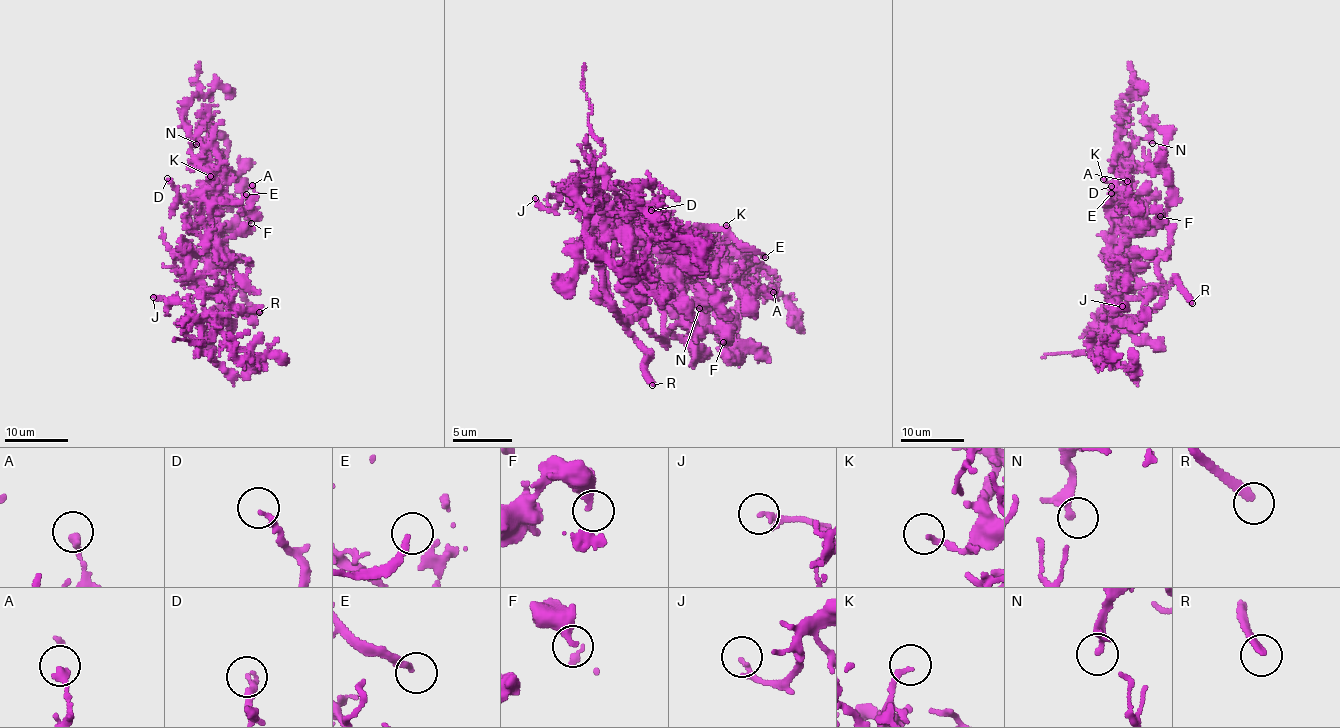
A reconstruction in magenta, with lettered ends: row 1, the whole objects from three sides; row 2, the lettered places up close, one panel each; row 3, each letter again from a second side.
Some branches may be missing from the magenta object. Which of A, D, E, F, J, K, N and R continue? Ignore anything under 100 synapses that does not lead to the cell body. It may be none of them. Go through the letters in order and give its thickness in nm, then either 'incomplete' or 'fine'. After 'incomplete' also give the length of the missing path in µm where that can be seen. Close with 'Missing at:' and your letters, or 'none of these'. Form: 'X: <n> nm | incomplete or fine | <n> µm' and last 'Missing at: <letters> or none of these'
A: 260 nm | fine
D: 180 nm | fine
E: 200 nm | fine
F: 300 nm | fine
J: 170 nm | fine
K: 200 nm | fine
N: 200 nm | fine
R: 240 nm | incomplete | 190 µm
Missing at: R

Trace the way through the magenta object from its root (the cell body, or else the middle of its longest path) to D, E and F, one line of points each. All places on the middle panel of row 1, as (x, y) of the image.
D: (660, 338), (667, 337), (658, 286), (649, 271), (652, 251), (648, 232), (656, 218), (651, 210)
E: (660, 338), (667, 337), (652, 276), (660, 281), (670, 247), (686, 246), (696, 230), (728, 230), (765, 257)
F: (660, 338), (667, 337), (654, 283), (654, 277), (661, 271), (665, 297), (701, 329), (720, 329), (723, 342)

